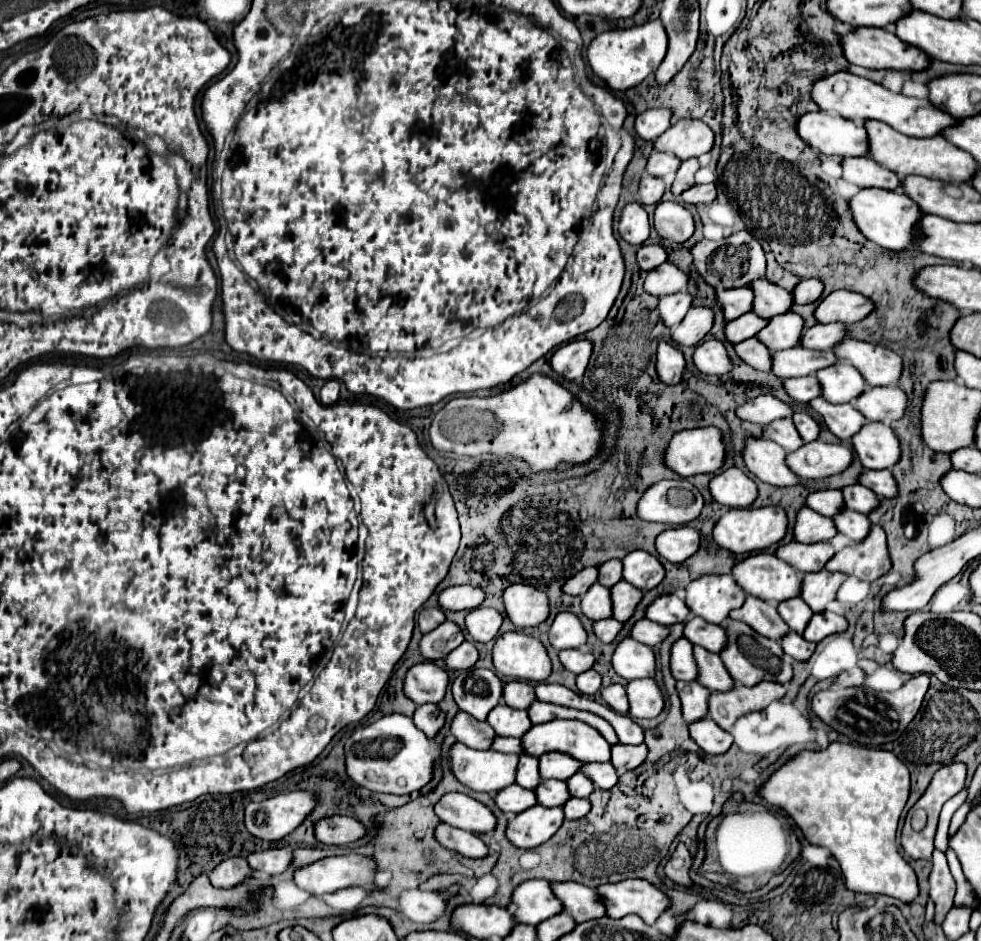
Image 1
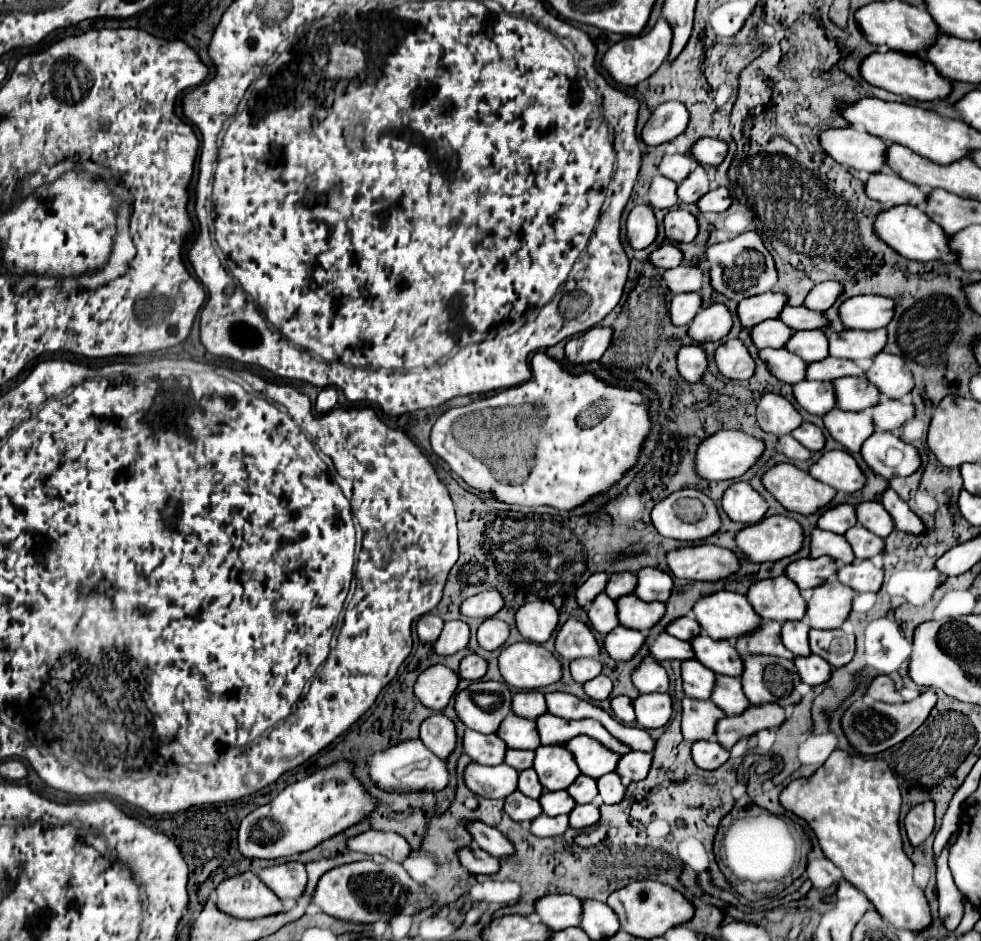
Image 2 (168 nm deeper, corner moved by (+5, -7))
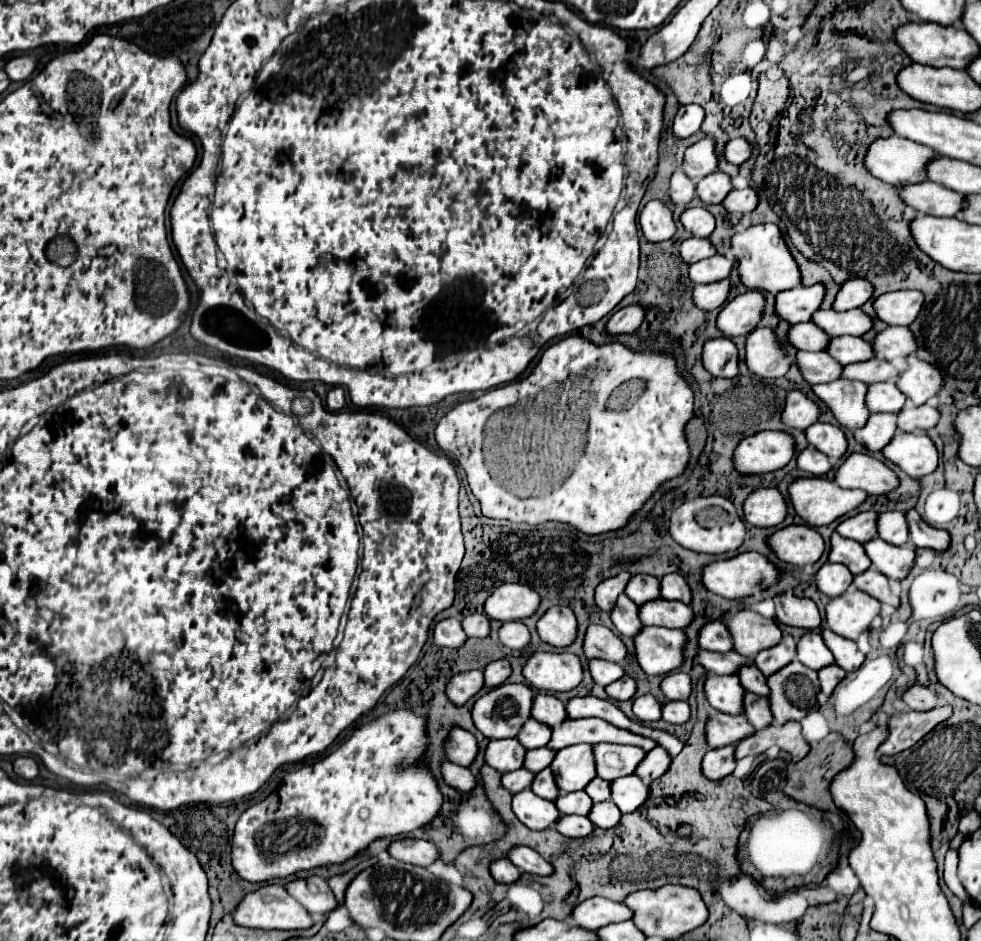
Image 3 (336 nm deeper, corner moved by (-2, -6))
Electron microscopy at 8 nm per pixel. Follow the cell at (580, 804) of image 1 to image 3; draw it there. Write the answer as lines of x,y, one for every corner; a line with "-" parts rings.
605,800
605,802
599,802
599,804
593,804
587,818
591,818
593,826
599,826
599,828
613,828
619,818
621,818
621,812
619,808
611,802
611,800

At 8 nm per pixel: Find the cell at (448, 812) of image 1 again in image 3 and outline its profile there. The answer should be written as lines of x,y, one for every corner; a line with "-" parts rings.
513,846
507,852
507,858
521,868
523,872
531,872
531,874
539,874
539,876
547,876
553,872
551,864
547,860
543,860
533,848
527,846

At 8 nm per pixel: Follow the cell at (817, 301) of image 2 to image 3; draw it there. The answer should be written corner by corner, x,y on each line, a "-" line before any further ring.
851,278
841,284
841,288
835,296
833,308
837,312
859,308
861,304
865,304
871,298
871,294
873,294
873,286
865,278

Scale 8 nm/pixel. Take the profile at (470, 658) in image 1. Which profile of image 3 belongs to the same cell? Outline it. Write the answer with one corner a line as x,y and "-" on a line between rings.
495,660
495,662
489,662
485,668
483,668
483,676
485,676
485,686
487,688
495,688
499,684
503,684
507,680
507,676
511,674
511,666
507,660

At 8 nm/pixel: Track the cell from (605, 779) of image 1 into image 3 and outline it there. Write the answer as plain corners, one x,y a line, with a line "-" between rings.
621,776
611,782
611,800
615,806
627,814
637,810
647,798
647,786
637,776

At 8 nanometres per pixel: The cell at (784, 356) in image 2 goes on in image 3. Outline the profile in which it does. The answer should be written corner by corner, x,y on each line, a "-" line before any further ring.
799,350
795,356
795,364
797,364
801,376
809,384
821,384
821,382
837,380
839,370
841,370
841,364
835,362
825,352
803,352
803,350

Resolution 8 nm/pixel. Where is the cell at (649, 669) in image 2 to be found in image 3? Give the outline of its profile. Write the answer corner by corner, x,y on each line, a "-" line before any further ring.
671,672
661,680
661,692
667,700
687,700
691,694
691,678
685,672

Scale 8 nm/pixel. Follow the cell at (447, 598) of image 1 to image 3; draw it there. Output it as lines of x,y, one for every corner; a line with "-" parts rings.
501,584
485,600
483,610
491,620
507,622
531,616
539,602
539,594
525,584

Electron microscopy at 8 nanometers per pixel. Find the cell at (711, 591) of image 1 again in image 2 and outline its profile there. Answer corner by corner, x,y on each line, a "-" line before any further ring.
718,591
702,597
694,605
694,615
702,633
712,639
728,639
730,643
760,627
760,617
754,613
748,599
732,591

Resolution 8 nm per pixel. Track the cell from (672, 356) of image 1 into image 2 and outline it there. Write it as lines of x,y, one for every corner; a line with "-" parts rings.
688,345
682,347
678,353
678,371
686,381
702,381
704,373
708,371
708,357
704,347

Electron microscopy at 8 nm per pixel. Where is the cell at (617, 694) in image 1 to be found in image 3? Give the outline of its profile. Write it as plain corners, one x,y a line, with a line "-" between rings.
651,694
639,696
639,698
633,700
633,714
635,714
641,722
649,724
649,722
659,720
659,714
661,714
659,706
661,706
661,704
659,704

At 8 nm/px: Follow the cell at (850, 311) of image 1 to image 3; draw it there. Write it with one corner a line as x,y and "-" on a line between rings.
903,290
903,292
887,292
875,298
873,310
875,316
885,322
887,326
899,324
899,326
909,326
923,304
923,294
917,290

